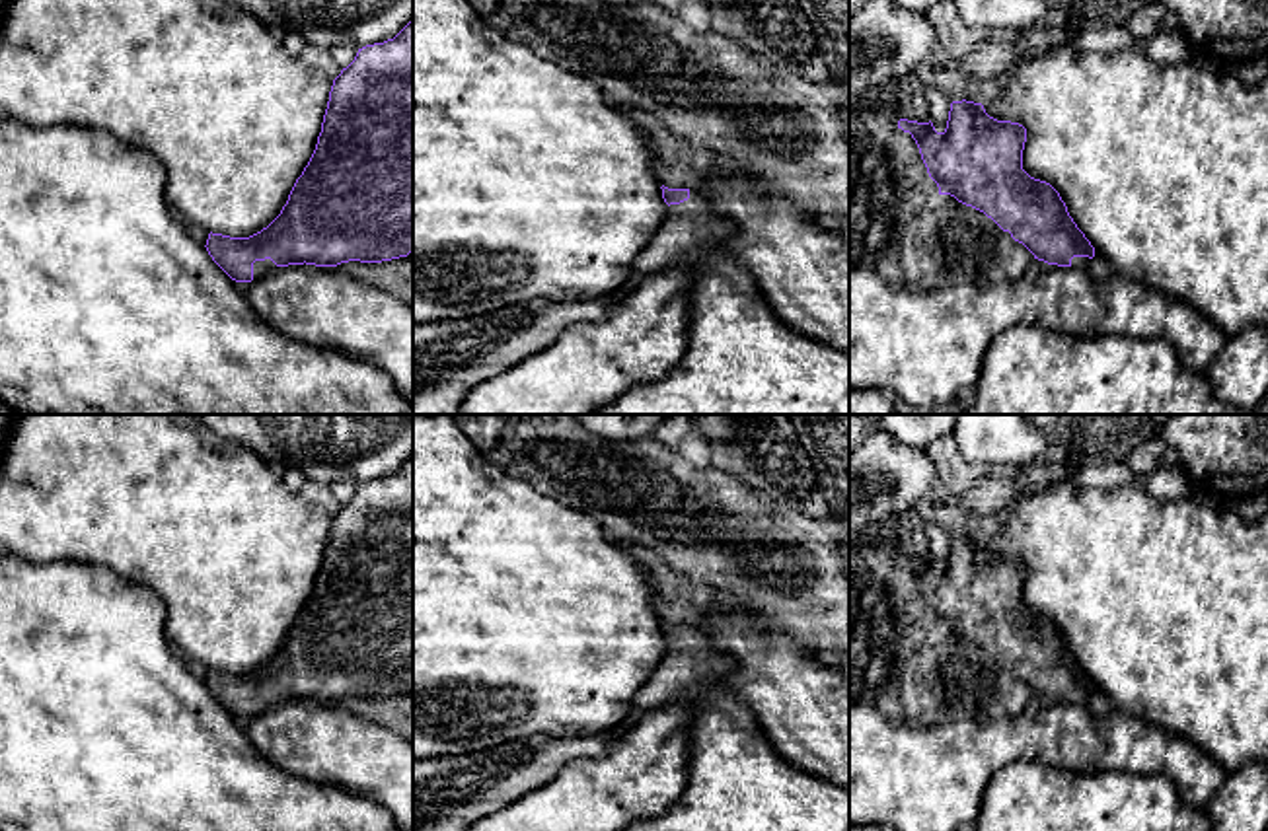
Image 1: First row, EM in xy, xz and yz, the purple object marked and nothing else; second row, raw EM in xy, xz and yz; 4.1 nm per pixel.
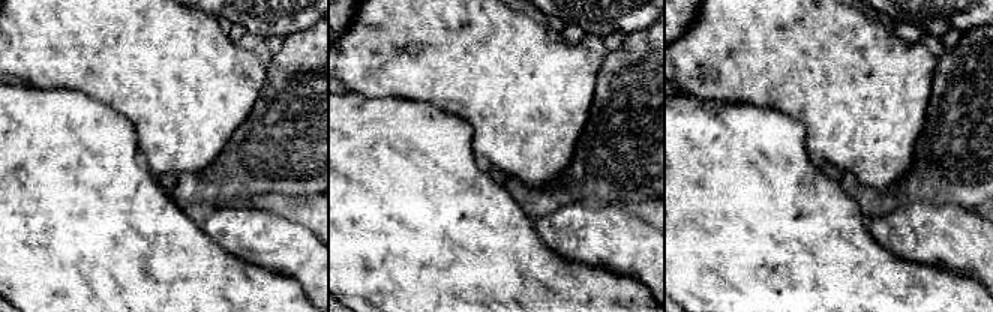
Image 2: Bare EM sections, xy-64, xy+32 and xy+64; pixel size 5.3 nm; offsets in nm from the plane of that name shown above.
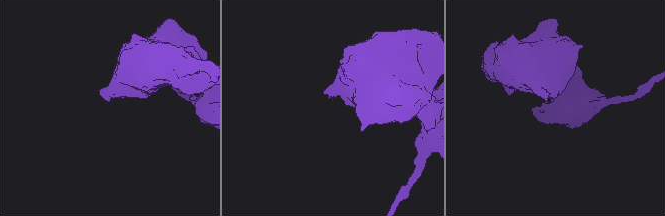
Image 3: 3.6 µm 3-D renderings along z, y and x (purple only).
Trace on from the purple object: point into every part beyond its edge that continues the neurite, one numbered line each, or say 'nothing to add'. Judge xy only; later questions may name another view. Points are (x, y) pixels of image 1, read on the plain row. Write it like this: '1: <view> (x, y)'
1: xy (260, 703)

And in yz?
1: yz (1099, 703)

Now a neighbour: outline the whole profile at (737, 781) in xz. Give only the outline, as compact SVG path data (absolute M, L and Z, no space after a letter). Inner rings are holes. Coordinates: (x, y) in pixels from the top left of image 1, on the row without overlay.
M711 683L697 691L691 710L684 792L660 815L639 819L623 831L849 831L849 788L787 763L764 738L746 705L723 685Z

